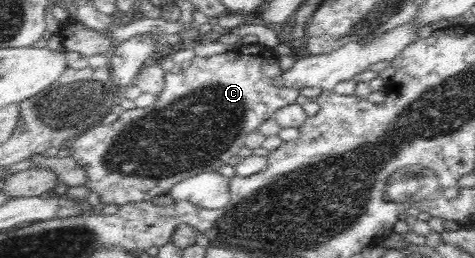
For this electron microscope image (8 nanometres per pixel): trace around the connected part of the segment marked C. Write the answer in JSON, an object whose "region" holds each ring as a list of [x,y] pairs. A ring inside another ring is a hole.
{"region":[[[258,43],[236,47],[236,49],[229,50],[226,53],[217,53],[217,55],[211,55],[211,57],[207,58],[196,56],[190,67],[183,68],[177,73],[171,71],[165,72],[165,75],[163,75],[163,87],[161,87],[161,93],[150,107],[136,107],[129,111],[123,111],[120,116],[114,117],[113,121],[110,123],[104,122],[87,130],[86,133],[81,134],[81,137],[78,137],[71,143],[69,147],[69,155],[73,160],[75,160],[75,163],[77,163],[79,167],[85,170],[85,183],[83,186],[89,188],[91,193],[95,193],[100,201],[105,203],[105,206],[113,205],[117,206],[117,209],[119,209],[121,206],[127,204],[141,202],[153,203],[157,197],[167,195],[168,193],[170,194],[173,186],[185,181],[185,179],[189,179],[191,176],[197,175],[201,172],[218,172],[223,165],[227,163],[233,164],[234,161],[239,158],[239,152],[243,149],[245,138],[248,134],[257,130],[261,123],[273,117],[279,109],[295,103],[295,99],[297,99],[299,95],[297,92],[298,89],[280,83],[283,69],[279,66],[279,58],[280,57],[275,53],[274,49],[265,47]]]}

